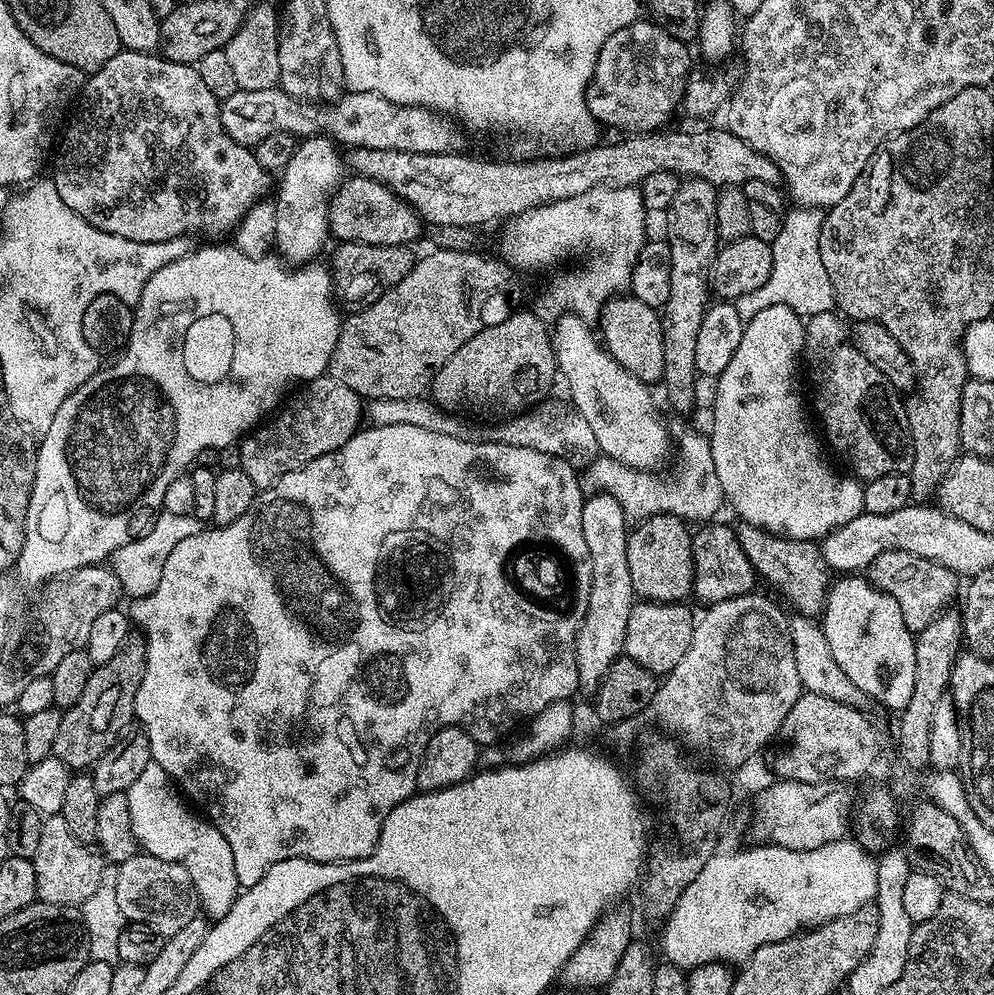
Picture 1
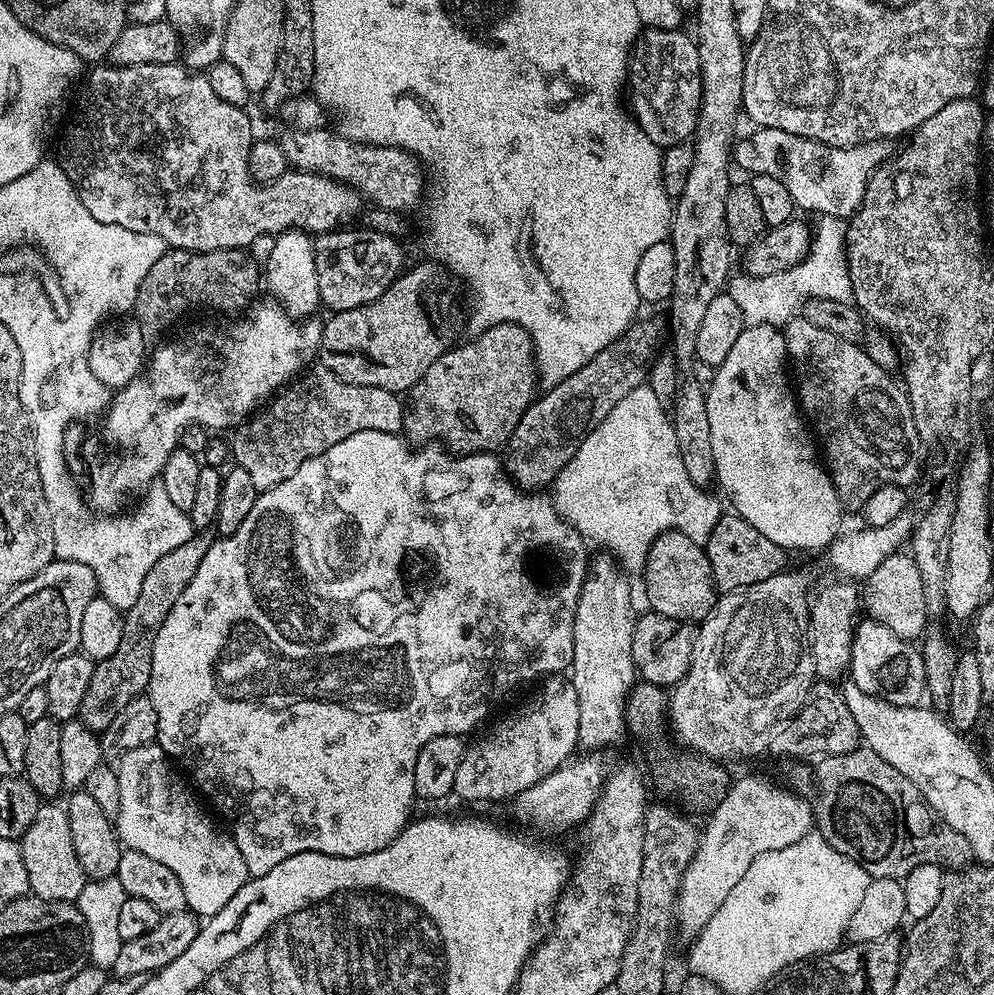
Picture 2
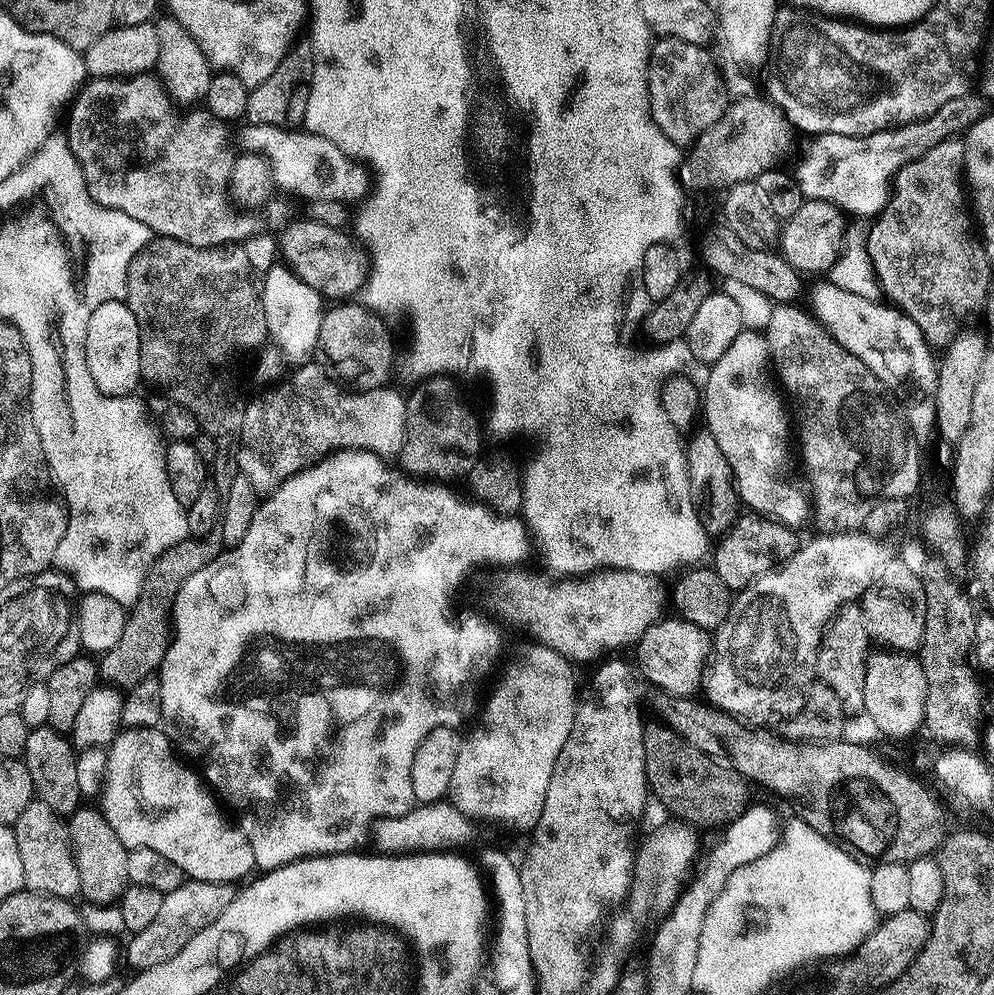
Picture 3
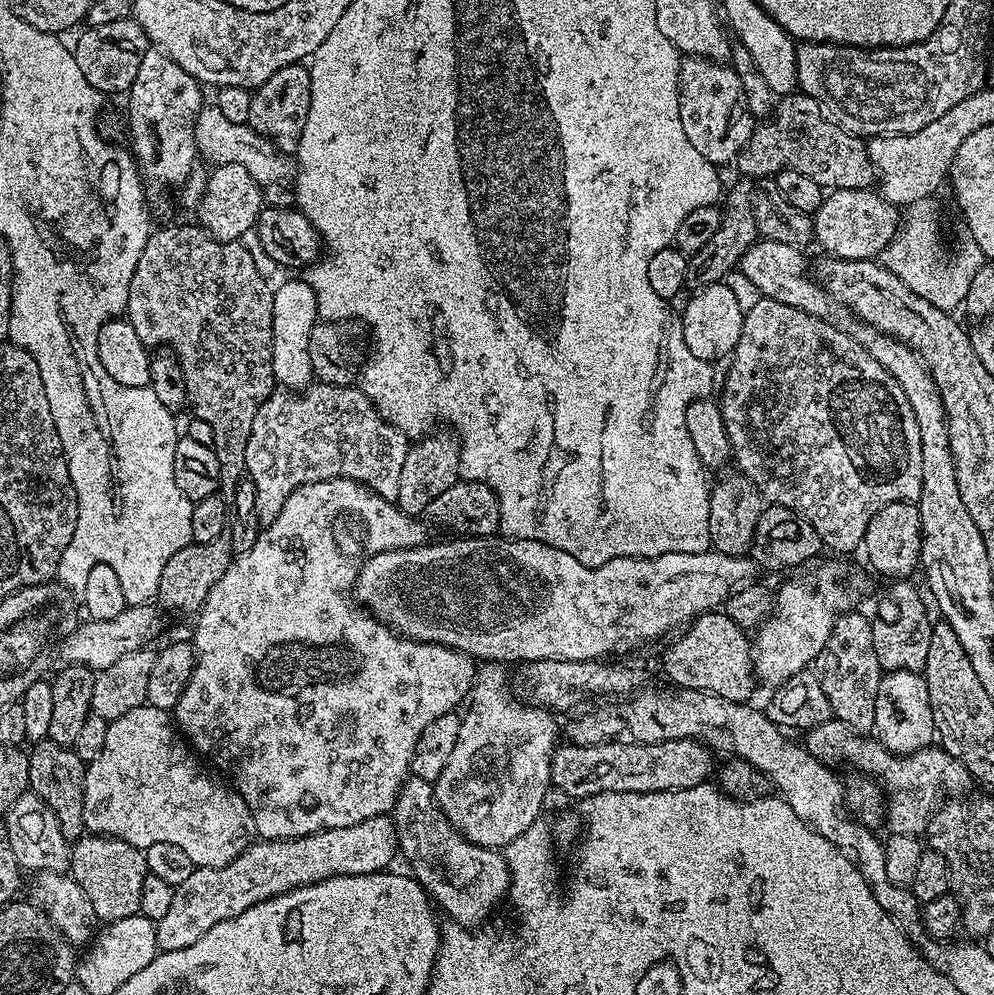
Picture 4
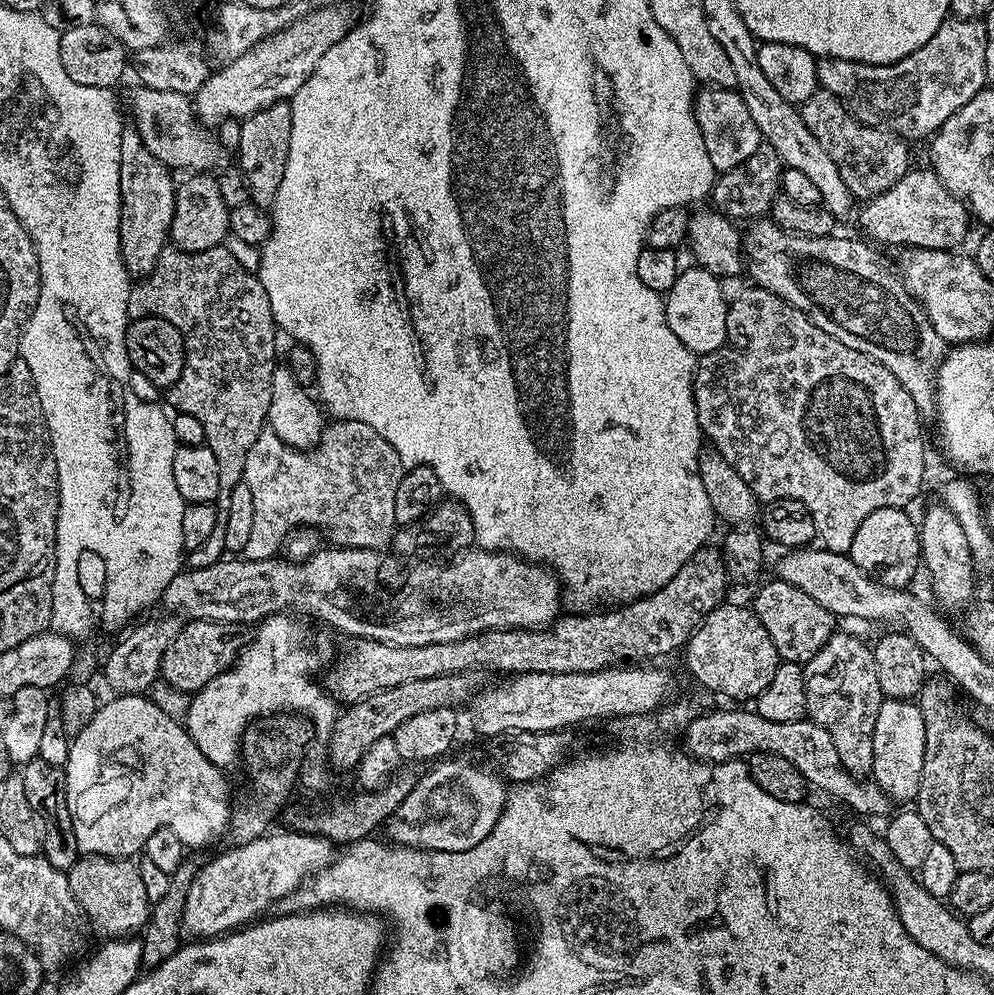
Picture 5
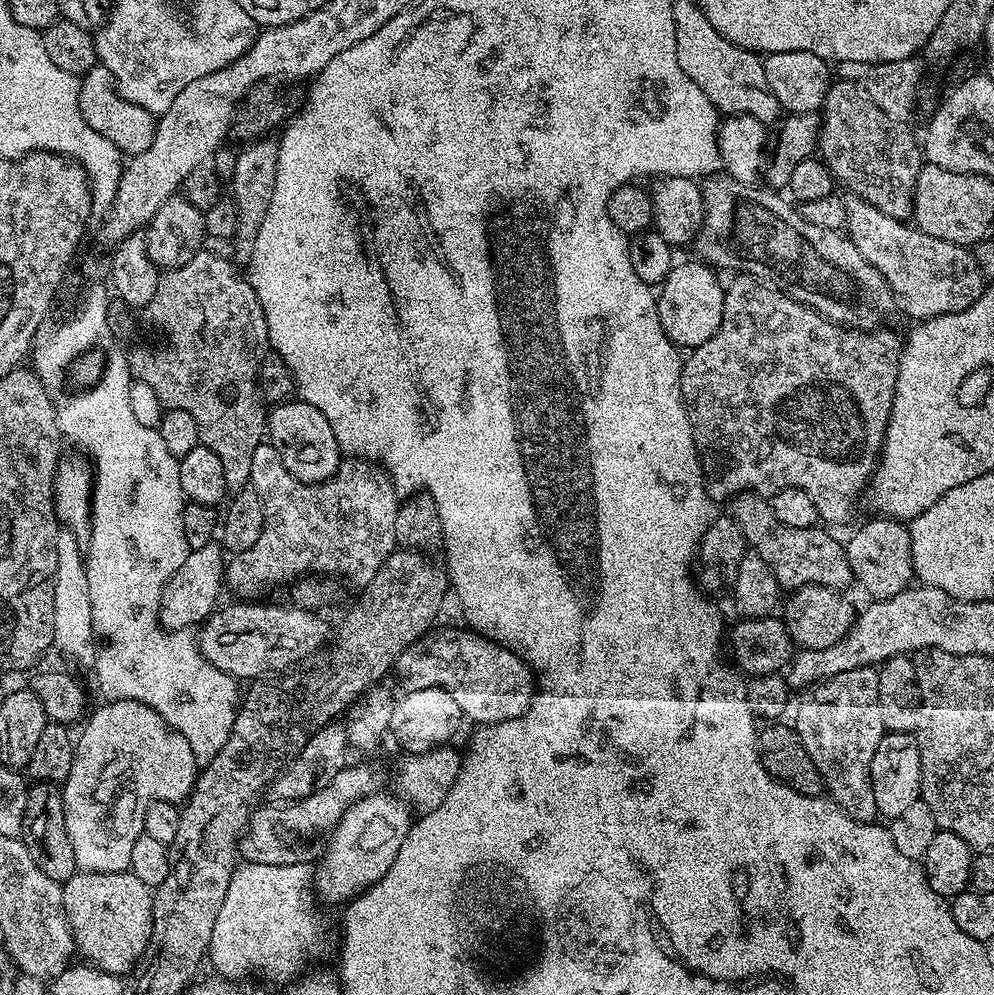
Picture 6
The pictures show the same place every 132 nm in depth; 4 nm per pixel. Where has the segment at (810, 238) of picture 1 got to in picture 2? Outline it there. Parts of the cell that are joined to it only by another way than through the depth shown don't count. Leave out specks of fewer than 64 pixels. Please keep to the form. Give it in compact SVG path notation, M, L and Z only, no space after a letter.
M820 216L817 219L817 224L814 224L814 235L812 238L812 246L808 252L804 255L804 259L800 260L794 266L790 266L790 270L785 272L779 272L778 274L770 274L769 276L747 276L744 274L729 275L728 283L726 285L726 294L730 298L734 298L734 302L738 302L738 310L742 310L744 315L745 325L749 324L774 324L777 326L783 326L788 323L789 320L793 320L794 317L803 309L804 305L810 300L833 300L834 302L846 302L847 304L853 303L854 297L852 295L852 283L850 282L850 274L848 273L848 257L846 255L846 224L839 216Z

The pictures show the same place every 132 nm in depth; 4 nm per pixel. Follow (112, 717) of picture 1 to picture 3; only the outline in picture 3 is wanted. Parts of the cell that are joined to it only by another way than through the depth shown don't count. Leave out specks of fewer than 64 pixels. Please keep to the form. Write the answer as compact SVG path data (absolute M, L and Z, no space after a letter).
M216 524L211 533L201 537L191 537L166 549L151 565L144 578L139 602L132 606L123 633L116 647L106 652L99 661L99 675L108 682L124 688L132 687L138 681L153 675L163 662L169 648L174 624L171 620L178 590L191 574L209 565L225 549L222 526Z

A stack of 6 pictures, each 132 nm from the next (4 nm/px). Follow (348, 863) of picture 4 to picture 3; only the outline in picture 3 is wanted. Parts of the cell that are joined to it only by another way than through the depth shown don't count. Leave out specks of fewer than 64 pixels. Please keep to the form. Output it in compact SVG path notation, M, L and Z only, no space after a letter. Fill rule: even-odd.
M447 799L437 804L416 804L410 811L394 818L377 820L370 829L370 844L377 853L390 856L407 856L421 852L446 852L472 838L473 821ZM185 879L172 892L164 893L164 901L160 913L146 926L146 930L135 933L126 948L126 960L132 970L158 966L158 962L166 962L166 958L174 958L206 926L210 926L230 906L236 897L237 889L230 884L215 884L205 880Z

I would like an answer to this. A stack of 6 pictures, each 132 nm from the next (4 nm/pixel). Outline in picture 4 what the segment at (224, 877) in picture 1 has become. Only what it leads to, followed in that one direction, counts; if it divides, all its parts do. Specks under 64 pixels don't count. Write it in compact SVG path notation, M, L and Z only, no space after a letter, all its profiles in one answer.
M145 702L122 714L109 723L104 745L94 759L87 761L84 769L82 818L85 829L97 836L113 836L141 850L154 842L174 842L174 846L186 850L197 868L226 866L238 858L238 854L253 839L252 815L235 788L211 780L204 773L203 766L197 753L182 739L181 733L174 727L173 717L165 709Z

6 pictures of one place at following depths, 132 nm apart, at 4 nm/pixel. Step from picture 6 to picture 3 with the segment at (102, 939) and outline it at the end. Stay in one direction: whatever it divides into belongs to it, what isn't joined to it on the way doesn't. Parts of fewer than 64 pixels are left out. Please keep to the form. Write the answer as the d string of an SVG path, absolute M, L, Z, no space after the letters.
M99 807L77 808L67 817L66 827L68 838L72 841L72 856L78 866L79 895L85 896L83 899L90 904L115 905L129 885L126 868L129 848L118 838L118 834L114 834L114 830L110 830L110 822L106 822Z

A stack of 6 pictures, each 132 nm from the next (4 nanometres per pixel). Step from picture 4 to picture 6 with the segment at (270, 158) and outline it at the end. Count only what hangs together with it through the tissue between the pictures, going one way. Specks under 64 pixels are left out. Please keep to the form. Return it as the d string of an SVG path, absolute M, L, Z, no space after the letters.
M97 63L95 68L84 73L80 80L80 109L82 118L90 122L93 130L98 130L102 138L110 138L110 142L114 142L114 146L118 146L118 150L128 158L142 154L142 150L150 146L156 133L157 121L152 113L122 98L116 90L116 83L112 80L110 70L106 70L102 63Z

